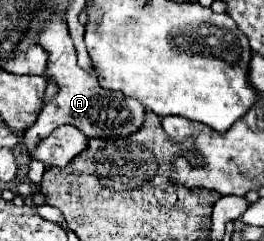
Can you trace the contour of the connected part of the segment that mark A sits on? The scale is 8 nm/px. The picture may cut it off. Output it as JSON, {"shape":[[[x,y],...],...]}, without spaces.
{"shape":[[[51,17],[49,23],[43,27],[37,43],[43,49],[49,51],[49,67],[45,71],[45,77],[53,79],[59,85],[59,93],[51,103],[47,103],[43,107],[43,111],[37,117],[37,121],[25,131],[23,141],[19,145],[21,153],[29,155],[43,139],[47,139],[47,135],[55,127],[59,127],[63,123],[79,127],[87,137],[111,137],[111,135],[125,137],[125,135],[135,133],[141,127],[143,117],[145,117],[145,107],[141,107],[139,101],[135,101],[131,97],[125,97],[123,93],[115,93],[115,91],[103,89],[93,75],[85,73],[77,65],[75,47],[71,43],[71,37],[69,37],[65,21],[61,21],[59,17]]]}

